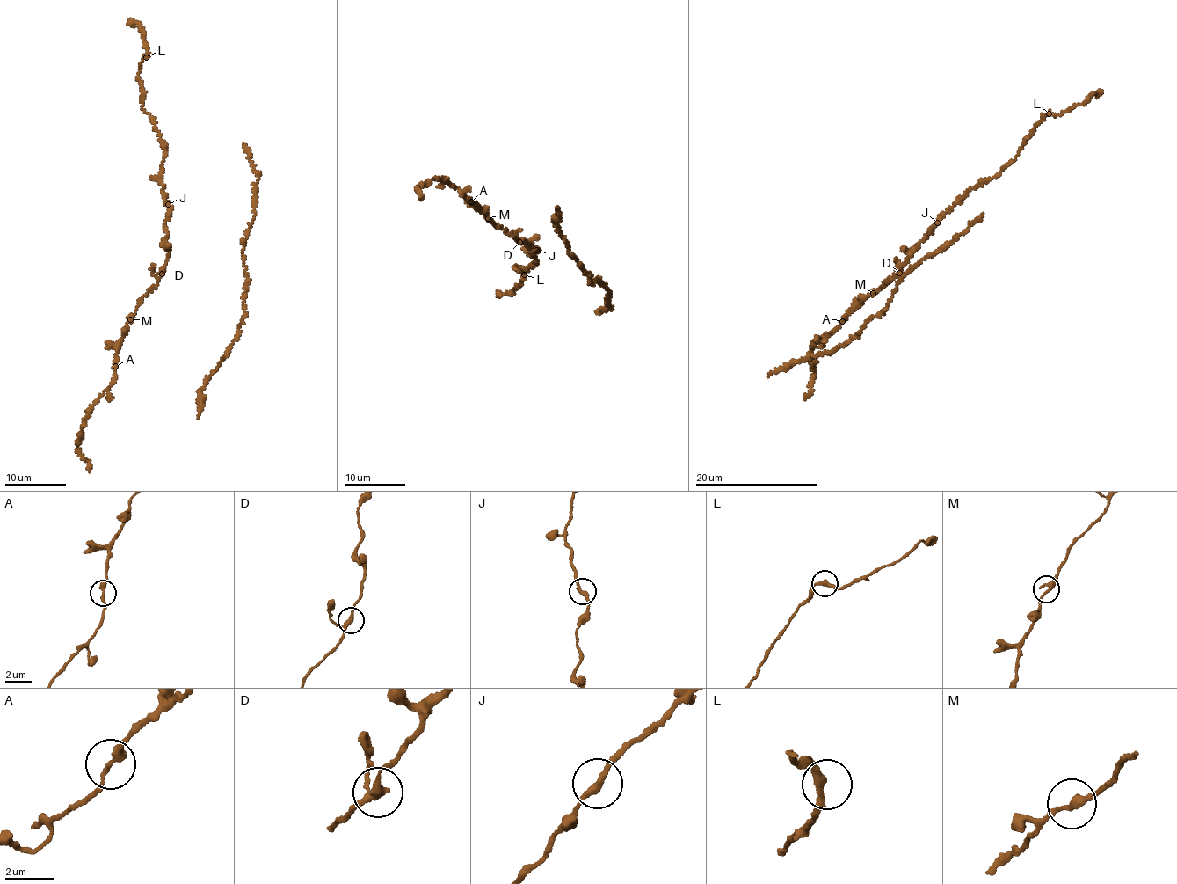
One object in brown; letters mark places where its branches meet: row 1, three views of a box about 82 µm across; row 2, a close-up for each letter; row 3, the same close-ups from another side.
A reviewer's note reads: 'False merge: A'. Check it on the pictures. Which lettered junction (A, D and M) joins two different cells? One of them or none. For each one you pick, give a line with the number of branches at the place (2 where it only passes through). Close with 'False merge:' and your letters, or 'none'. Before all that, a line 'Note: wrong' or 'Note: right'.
Note: wrong
False merge: none

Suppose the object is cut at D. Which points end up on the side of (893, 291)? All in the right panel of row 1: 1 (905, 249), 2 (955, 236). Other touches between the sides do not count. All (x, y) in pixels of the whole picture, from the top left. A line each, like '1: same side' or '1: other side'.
1: other side
2: same side

